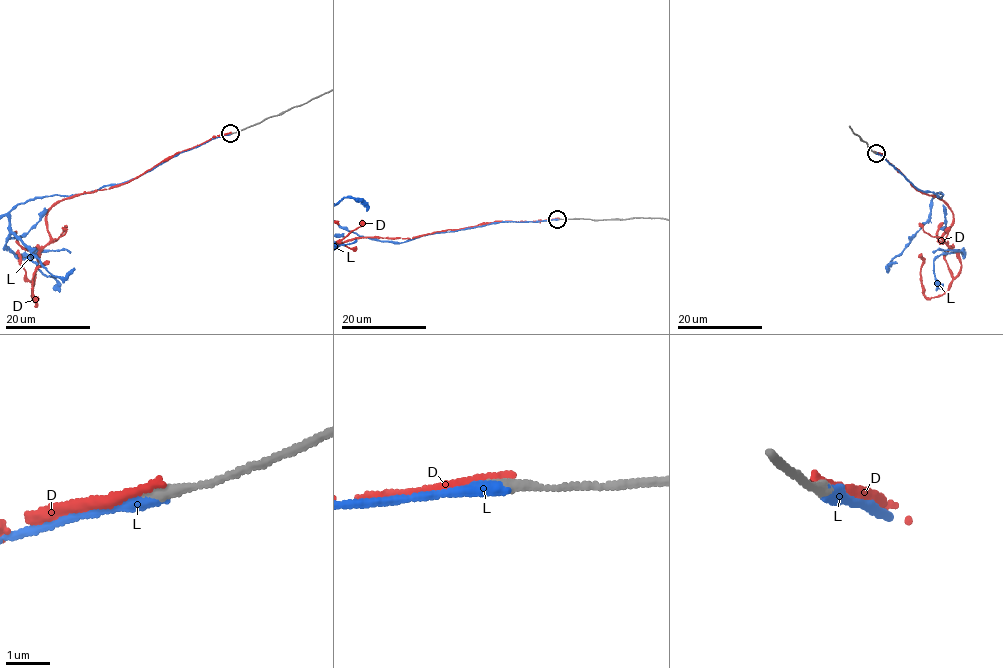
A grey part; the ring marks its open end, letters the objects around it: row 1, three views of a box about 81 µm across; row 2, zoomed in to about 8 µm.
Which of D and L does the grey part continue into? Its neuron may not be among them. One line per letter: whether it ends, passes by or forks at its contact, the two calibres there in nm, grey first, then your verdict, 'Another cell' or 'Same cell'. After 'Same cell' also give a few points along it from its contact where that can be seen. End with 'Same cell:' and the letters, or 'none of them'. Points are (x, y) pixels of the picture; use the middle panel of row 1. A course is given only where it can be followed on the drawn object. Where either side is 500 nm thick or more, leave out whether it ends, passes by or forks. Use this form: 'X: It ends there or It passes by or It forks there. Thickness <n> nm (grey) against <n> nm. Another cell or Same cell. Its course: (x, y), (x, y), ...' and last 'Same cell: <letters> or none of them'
D: It ends there. Thickness 280 nm (grey) against 200 nm. Another cell
L: It ends there. Thickness 280 nm (grey) against 320 nm. Same cell
Same cell: L

